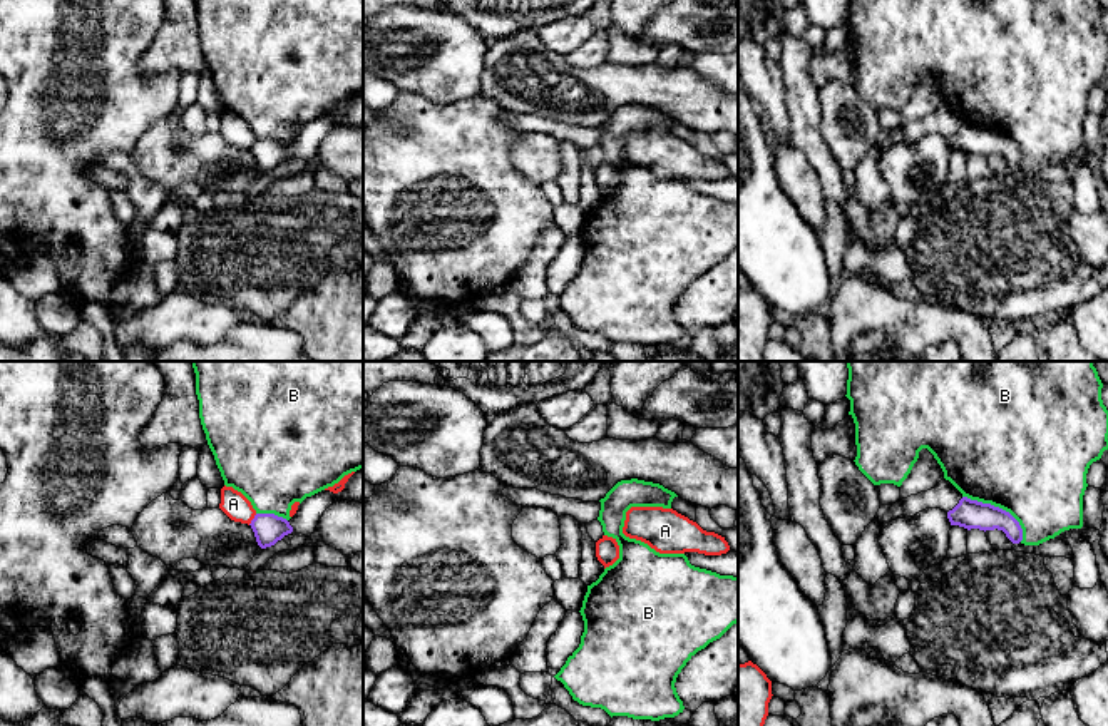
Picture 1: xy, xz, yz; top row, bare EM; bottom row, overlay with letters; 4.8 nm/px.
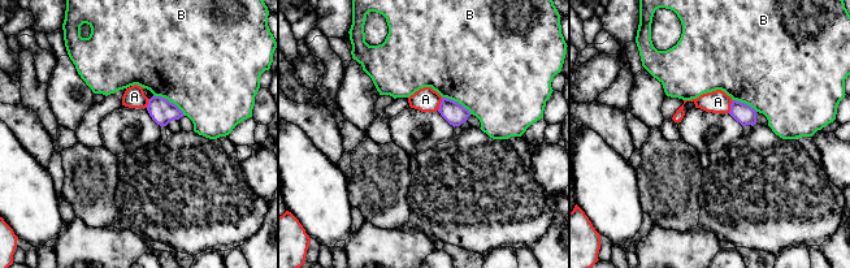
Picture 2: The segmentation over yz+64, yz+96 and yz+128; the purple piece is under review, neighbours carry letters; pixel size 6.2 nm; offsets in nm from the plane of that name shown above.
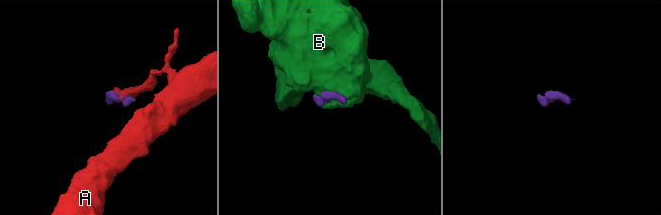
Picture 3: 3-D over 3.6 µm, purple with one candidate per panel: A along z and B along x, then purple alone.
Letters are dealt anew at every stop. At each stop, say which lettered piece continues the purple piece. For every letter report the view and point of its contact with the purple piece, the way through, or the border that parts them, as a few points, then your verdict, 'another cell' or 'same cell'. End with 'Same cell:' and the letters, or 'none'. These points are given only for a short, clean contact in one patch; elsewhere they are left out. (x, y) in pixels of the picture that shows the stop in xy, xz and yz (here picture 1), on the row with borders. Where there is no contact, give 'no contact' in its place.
A: contact xy (253, 519); border xy (256, 514), (248, 524); another cell
B: contact yz (998, 507); another cell
Same cell: none

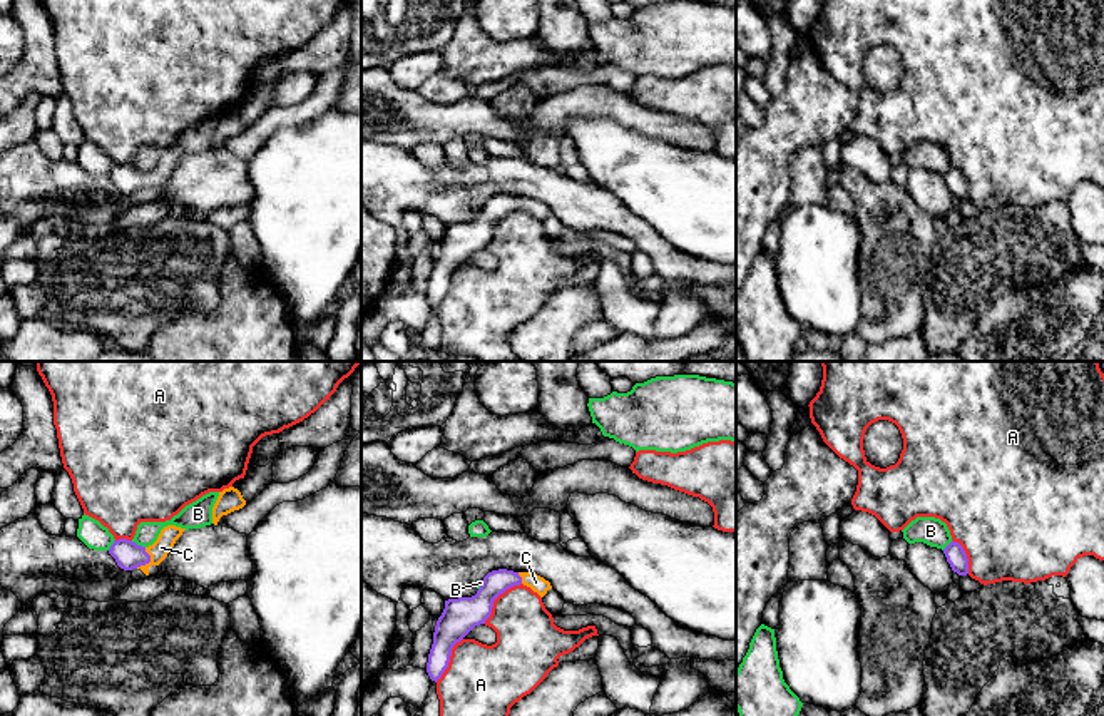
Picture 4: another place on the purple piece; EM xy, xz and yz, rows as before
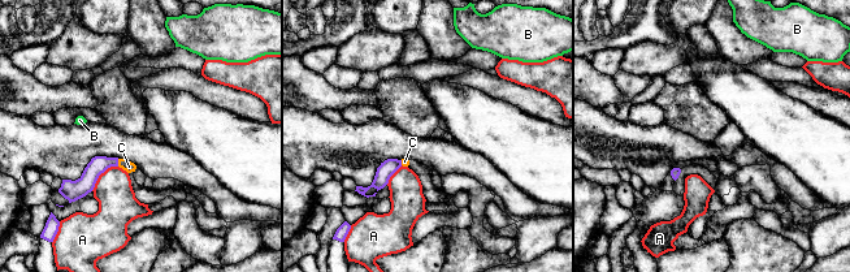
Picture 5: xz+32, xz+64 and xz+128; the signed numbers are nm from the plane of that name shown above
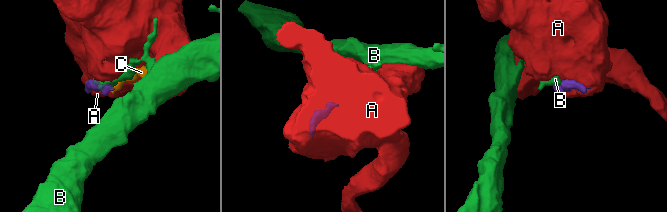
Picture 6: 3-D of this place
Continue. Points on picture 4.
A: contact xz (495, 598); another cell
B: contact xy (136, 544); border xy (131, 541), (144, 547); another cell
C: contact xy (149, 561); way xy (127, 554), (149, 561), (161, 547); same cell
Same cell: C

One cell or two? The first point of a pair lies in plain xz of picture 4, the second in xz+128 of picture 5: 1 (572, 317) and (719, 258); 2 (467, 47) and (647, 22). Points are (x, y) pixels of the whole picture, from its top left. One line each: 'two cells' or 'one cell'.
1: one cell
2: two cells

